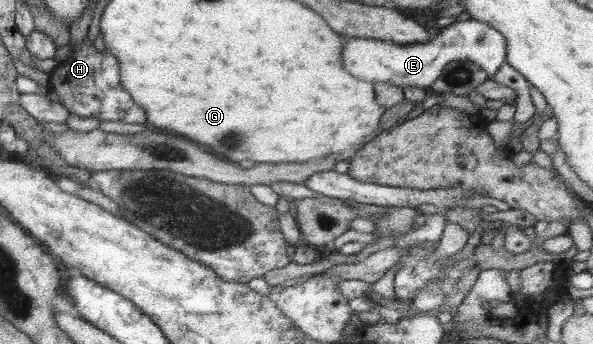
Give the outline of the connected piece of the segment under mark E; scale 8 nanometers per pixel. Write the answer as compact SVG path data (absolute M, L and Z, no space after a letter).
M469 18L465 21L453 22L443 27L435 38L423 42L409 45L397 45L391 41L380 41L372 38L343 37L343 48L341 48L341 64L343 70L357 80L365 80L369 84L375 82L388 82L399 88L419 87L427 88L443 72L443 67L451 61L469 61L474 62L485 71L488 77L497 72L497 69L506 61L505 41L496 30L493 30L488 24Z

